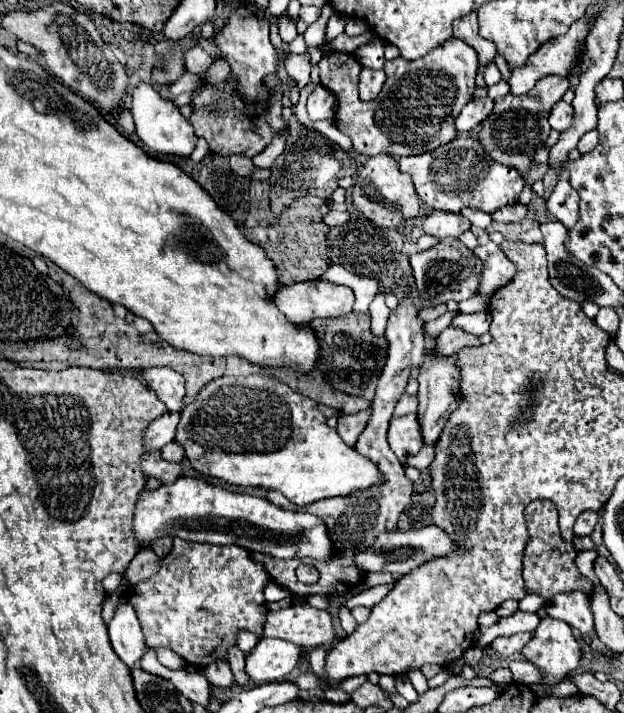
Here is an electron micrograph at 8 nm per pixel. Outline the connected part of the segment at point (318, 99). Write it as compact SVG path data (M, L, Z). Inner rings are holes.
M317 86L307 98L307 114L311 120L333 120L335 118L335 96L323 86Z

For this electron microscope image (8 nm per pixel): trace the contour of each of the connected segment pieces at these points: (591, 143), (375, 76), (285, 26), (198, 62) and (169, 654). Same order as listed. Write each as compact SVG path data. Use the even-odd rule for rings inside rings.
M591 130L591 132L587 132L587 134L581 136L581 140L579 140L579 144L577 144L577 150L579 150L581 154L591 152L591 150L597 146L597 140L599 140L597 130Z
M363 68L361 76L359 76L359 92L361 92L361 100L371 100L379 94L381 86L385 82L385 72L383 70L371 70L371 68Z
M287 12L279 14L279 36L283 38L283 42L291 42L297 36L295 20Z
M193 46L185 52L185 68L187 72L197 72L203 74L207 72L207 68L213 64L213 56L209 56L201 46Z
M155 648L155 654L157 654L157 660L167 668L183 668L185 666L185 660L169 648Z

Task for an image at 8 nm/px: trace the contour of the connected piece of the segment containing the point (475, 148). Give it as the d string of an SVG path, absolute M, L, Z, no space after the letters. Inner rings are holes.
M459 134L449 144L439 146L433 152L425 152L419 156L403 156L399 158L399 168L405 174L411 174L413 184L421 200L435 210L445 212L461 212L461 208L475 208L483 212L495 212L501 206L515 204L525 180L511 166L499 166L493 158L483 154L475 136Z

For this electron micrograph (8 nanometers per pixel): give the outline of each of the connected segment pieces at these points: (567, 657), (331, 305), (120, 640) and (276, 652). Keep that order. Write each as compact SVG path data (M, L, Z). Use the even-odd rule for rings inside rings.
M541 618L533 640L521 652L543 672L543 684L561 682L581 662L581 646L573 628L555 618Z
M309 280L283 286L275 304L295 324L311 322L313 318L335 318L353 310L355 294L349 286L329 280Z
M123 602L117 610L113 620L109 622L109 638L111 638L111 646L115 650L115 654L129 666L137 666L137 662L141 660L141 656L145 654L147 646L145 646L145 638L141 632L141 626L137 624L137 616L135 610Z
M263 638L253 652L245 656L245 672L253 682L277 682L299 664L301 654L303 646L299 644L281 638Z

